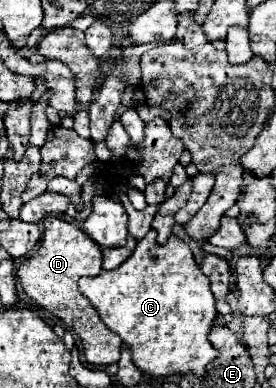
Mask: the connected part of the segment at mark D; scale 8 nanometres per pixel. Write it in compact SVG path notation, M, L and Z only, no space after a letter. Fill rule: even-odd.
M48 215L44 221L44 233L34 253L20 265L18 279L24 291L44 309L60 317L80 337L86 361L92 365L118 363L122 339L110 331L96 315L92 303L80 293L78 279L82 275L98 275L102 271L102 249L92 241L78 225L64 221L62 217Z

